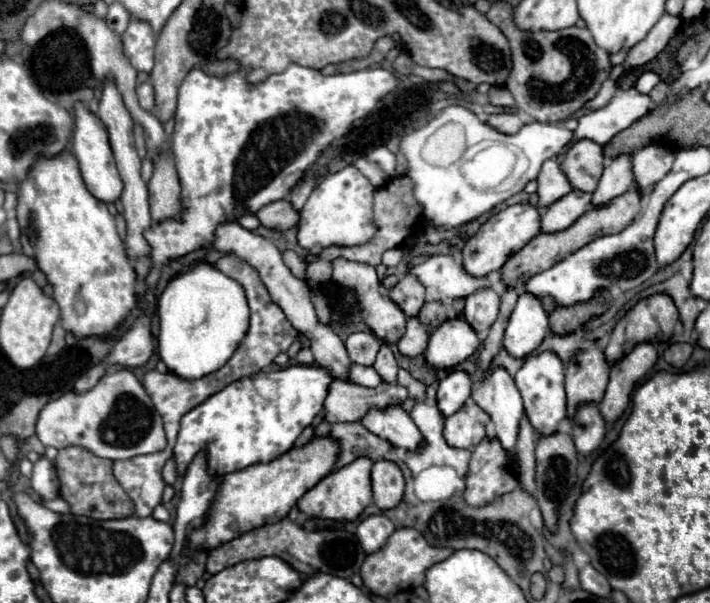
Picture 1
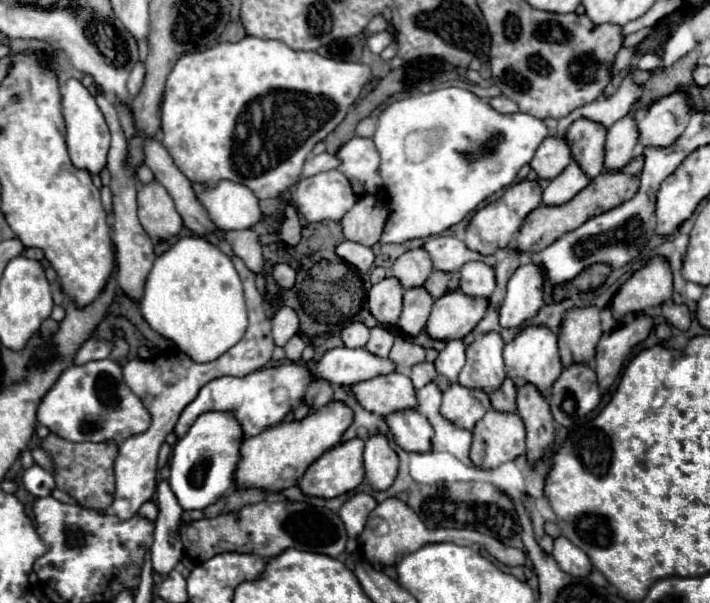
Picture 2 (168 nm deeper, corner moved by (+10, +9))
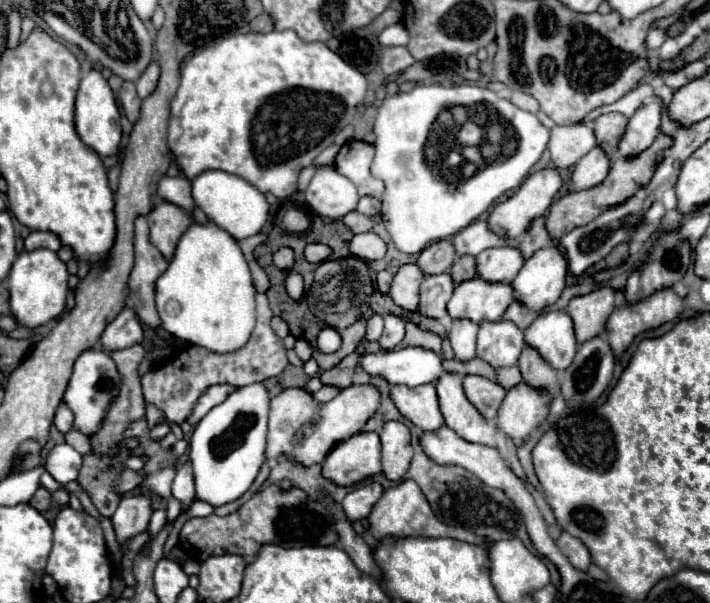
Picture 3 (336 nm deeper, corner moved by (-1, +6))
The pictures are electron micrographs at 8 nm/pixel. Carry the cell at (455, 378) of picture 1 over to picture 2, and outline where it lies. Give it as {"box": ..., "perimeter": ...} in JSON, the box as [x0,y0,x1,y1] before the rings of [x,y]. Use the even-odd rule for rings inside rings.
{"box":[435,338,465,382],"perimeter":[[[457,338],[447,340],[445,348],[439,352],[439,356],[435,360],[437,372],[447,376],[449,382],[455,382],[463,364],[465,364],[465,342],[457,340]]]}

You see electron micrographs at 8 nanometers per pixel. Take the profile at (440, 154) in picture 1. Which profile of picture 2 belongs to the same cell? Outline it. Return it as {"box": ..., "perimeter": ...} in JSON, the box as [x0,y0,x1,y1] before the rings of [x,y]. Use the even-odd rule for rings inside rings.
{"box":[373,88,549,244],"perimeter":[[[441,88],[441,90],[435,90],[435,92],[427,92],[427,94],[419,94],[419,96],[409,96],[409,98],[403,98],[403,100],[397,100],[397,102],[391,102],[377,118],[377,130],[373,134],[373,142],[375,142],[375,148],[381,156],[381,166],[379,166],[379,172],[381,172],[381,178],[383,178],[383,186],[389,194],[389,216],[387,216],[387,222],[385,222],[385,228],[383,228],[383,236],[381,236],[381,242],[387,244],[387,242],[393,242],[393,244],[403,244],[407,240],[413,240],[413,238],[429,238],[429,236],[437,236],[441,232],[445,232],[447,228],[451,228],[453,224],[459,224],[463,218],[467,218],[485,198],[489,198],[491,194],[499,192],[501,188],[505,186],[511,186],[517,178],[517,172],[521,166],[529,164],[537,146],[543,142],[543,138],[549,136],[549,130],[547,126],[531,116],[531,114],[525,114],[525,112],[515,112],[515,114],[501,114],[497,110],[493,110],[489,106],[489,102],[485,102],[483,98],[475,96],[473,92],[469,90],[463,90],[463,88]]]}

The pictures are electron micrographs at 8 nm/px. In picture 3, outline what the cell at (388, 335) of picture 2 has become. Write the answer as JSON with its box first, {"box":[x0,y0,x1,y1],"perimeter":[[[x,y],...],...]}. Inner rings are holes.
{"box":[380,315,404,349],"perimeter":[[[386,315],[384,317],[384,333],[380,337],[380,347],[382,349],[394,349],[396,345],[400,345],[400,341],[404,339],[404,321],[396,315]]]}

